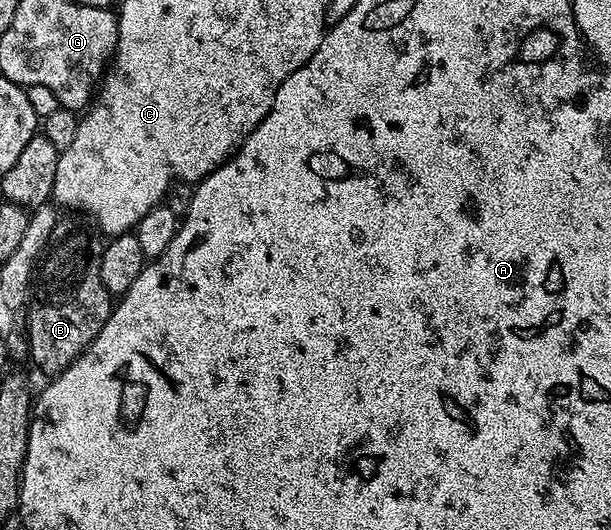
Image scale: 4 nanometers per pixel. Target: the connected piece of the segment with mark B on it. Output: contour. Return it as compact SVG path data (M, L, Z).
M60 219L55 225L55 235L51 238L49 247L44 251L41 257L41 263L38 265L37 271L33 277L33 287L31 289L31 303L27 309L27 346L29 349L29 360L32 360L41 371L44 377L54 378L59 373L64 372L75 361L79 355L90 346L93 338L97 338L97 334L101 330L101 326L105 326L107 319L111 317L111 309L113 307L113 297L107 291L105 282L101 282L101 254L103 253L104 237L98 231L90 232L87 228L78 228L71 220Z

